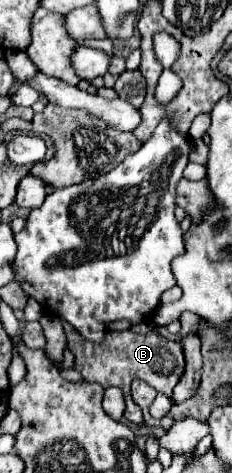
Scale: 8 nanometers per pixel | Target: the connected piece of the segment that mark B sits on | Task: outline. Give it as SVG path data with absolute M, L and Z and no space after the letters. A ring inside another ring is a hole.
M69 324L65 326L69 350L75 354L75 370L79 370L87 382L99 382L103 388L107 386L117 386L125 394L125 420L133 424L143 424L141 408L133 402L129 386L133 380L145 380L149 386L153 386L157 392L165 394L167 398L173 396L173 388L179 382L183 370L185 370L185 358L179 342L163 338L157 330L151 330L149 334L135 334L131 330L127 332L107 332L105 340L101 344L87 342L81 338Z

